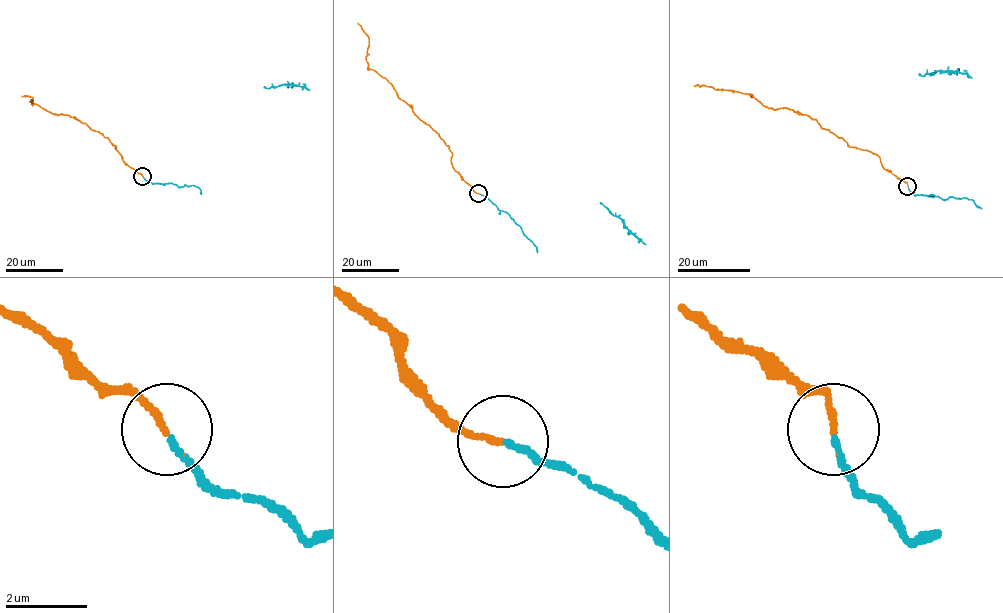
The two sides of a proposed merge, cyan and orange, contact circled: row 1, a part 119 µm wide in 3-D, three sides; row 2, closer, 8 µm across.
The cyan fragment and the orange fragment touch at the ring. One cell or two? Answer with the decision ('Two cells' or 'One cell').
One cell

